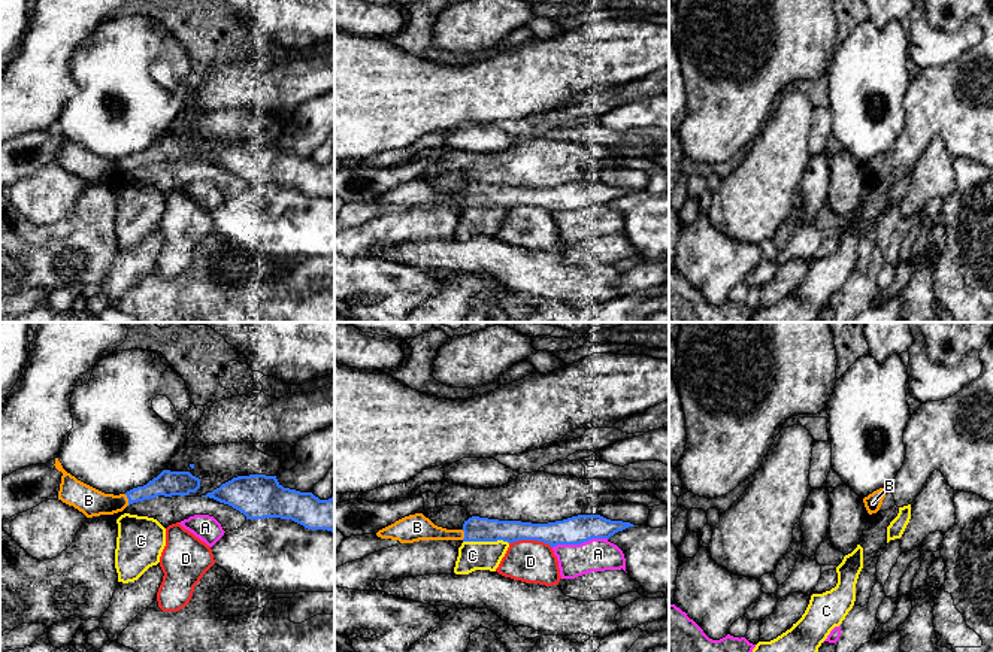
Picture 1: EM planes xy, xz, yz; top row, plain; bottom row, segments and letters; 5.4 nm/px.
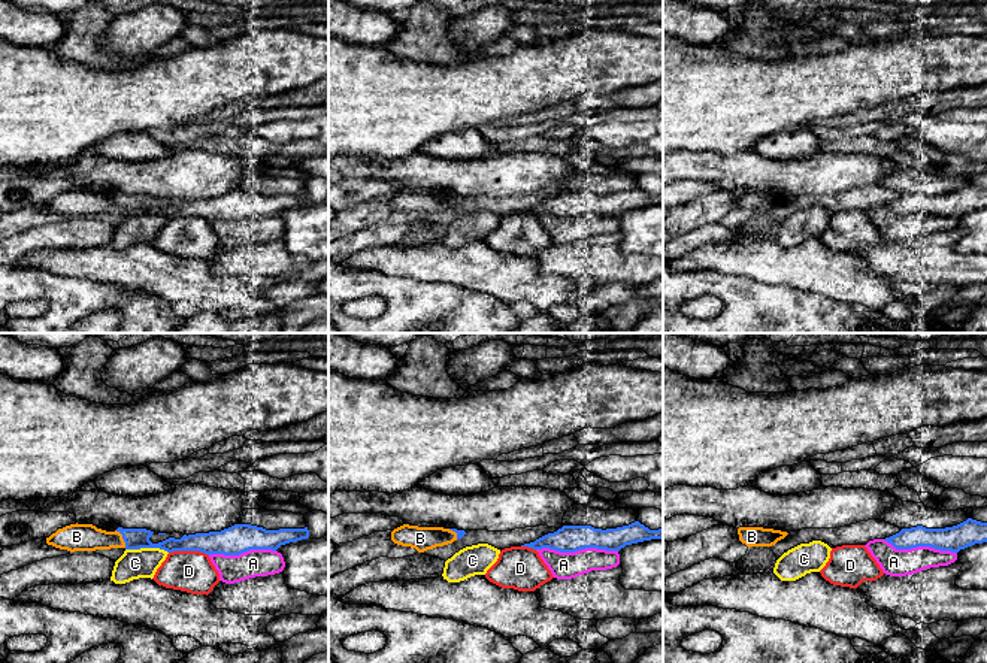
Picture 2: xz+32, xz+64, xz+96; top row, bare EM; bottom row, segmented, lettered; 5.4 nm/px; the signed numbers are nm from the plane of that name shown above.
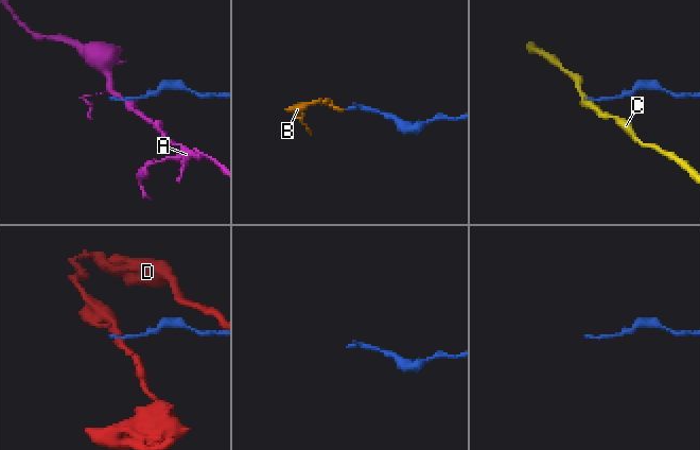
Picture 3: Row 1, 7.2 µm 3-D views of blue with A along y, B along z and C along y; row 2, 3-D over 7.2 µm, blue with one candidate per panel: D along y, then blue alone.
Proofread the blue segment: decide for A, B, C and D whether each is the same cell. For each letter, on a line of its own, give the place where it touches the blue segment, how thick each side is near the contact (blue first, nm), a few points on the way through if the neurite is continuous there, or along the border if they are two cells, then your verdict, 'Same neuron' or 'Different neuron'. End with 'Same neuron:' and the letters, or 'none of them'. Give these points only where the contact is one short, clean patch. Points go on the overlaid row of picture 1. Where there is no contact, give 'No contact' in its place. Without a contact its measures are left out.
A: Touches blue at xz (580, 543). Thickness 150 nm (blue) against 180 nm. Different neuron
B: Touches blue at xy (129, 500). Thickness 140 nm (blue) against 150 nm. Path across: xy (167, 484), (135, 494), (129, 500), (88, 500). Same neuron
C: Touches blue at xz (486, 540). Thickness 130 nm (blue) against 160 nm. Boundary: xz (463, 540), (505, 540), (508, 543). Different neuron
D: Touches blue at xz (530, 539). Thickness 150 nm (blue) against 240 nm. Boundary: xz (509, 542), (542, 540), (551, 548). Different neuron
Same neuron: B

